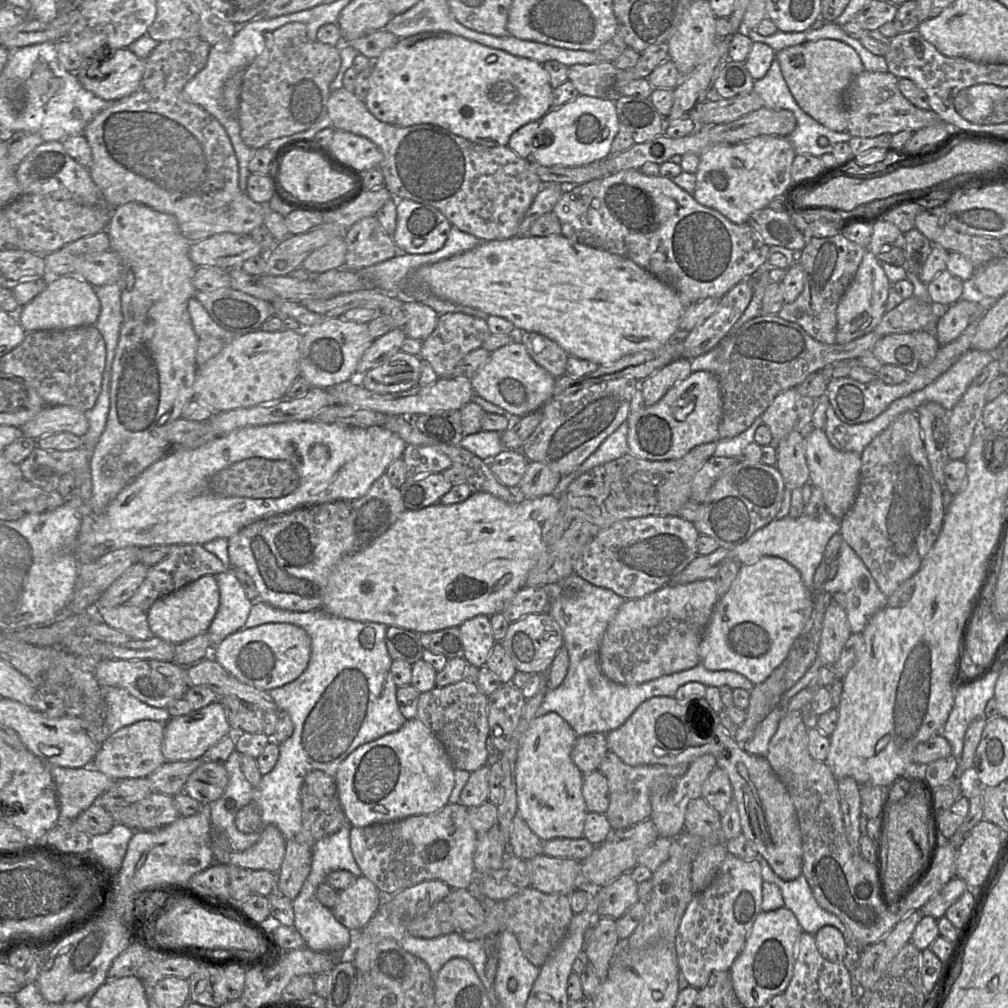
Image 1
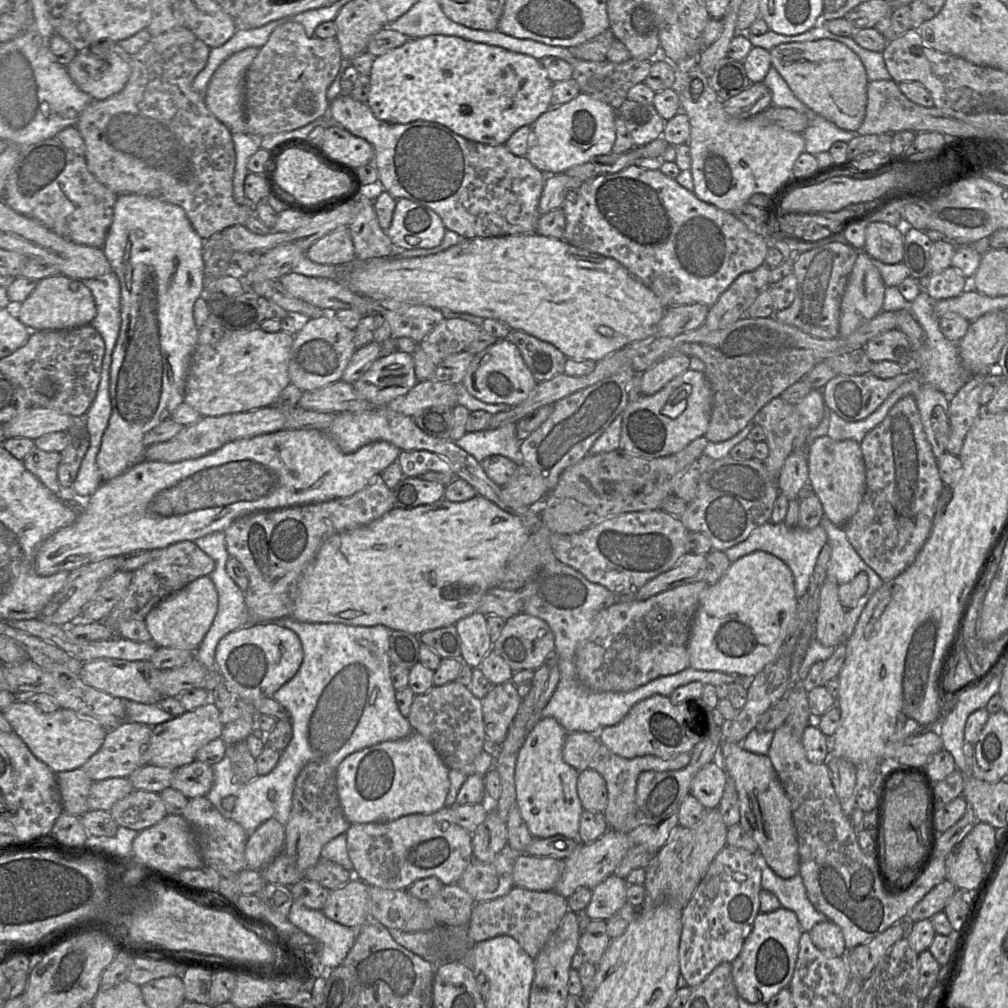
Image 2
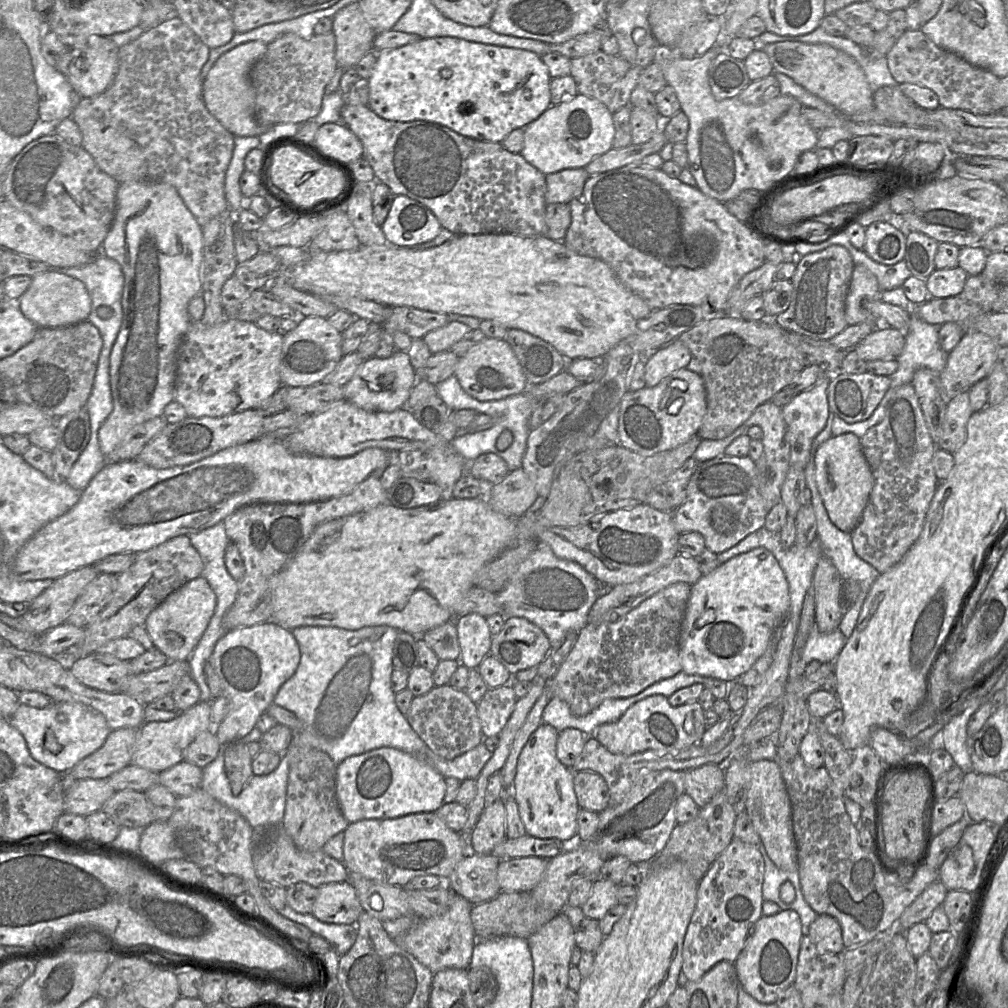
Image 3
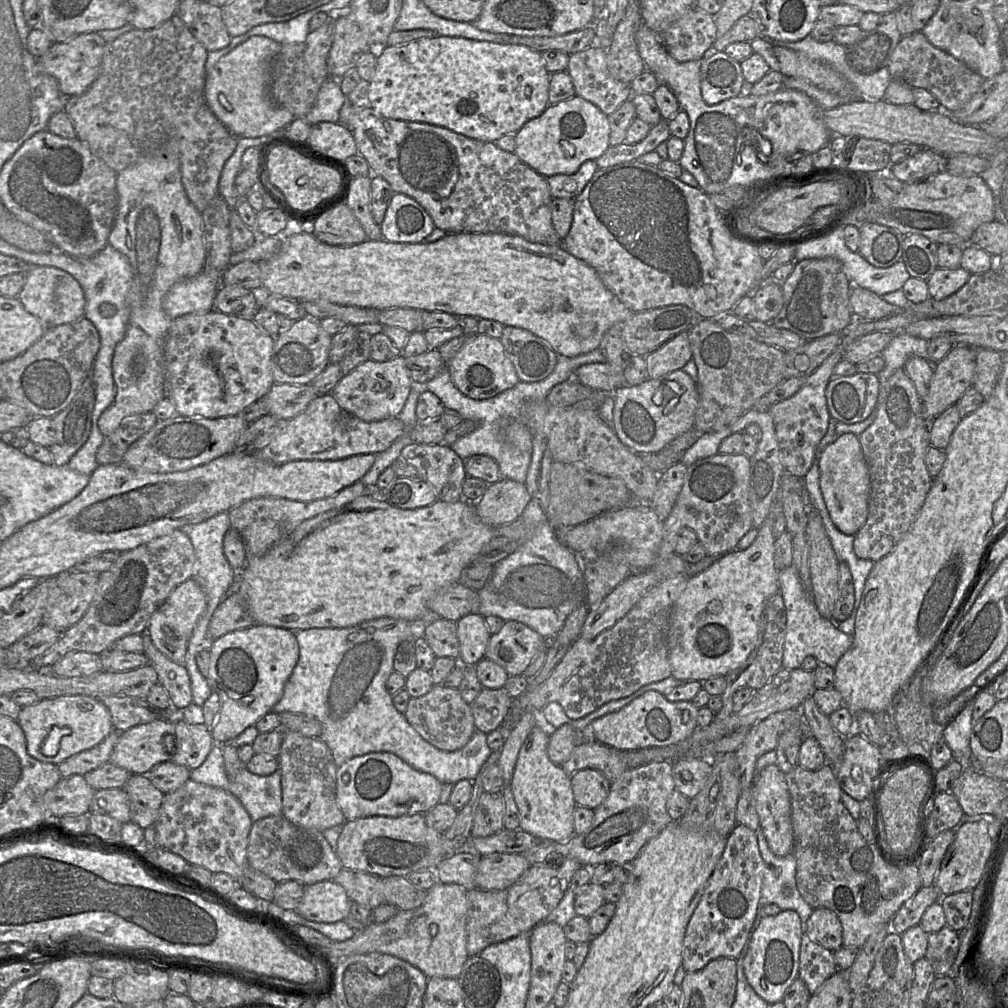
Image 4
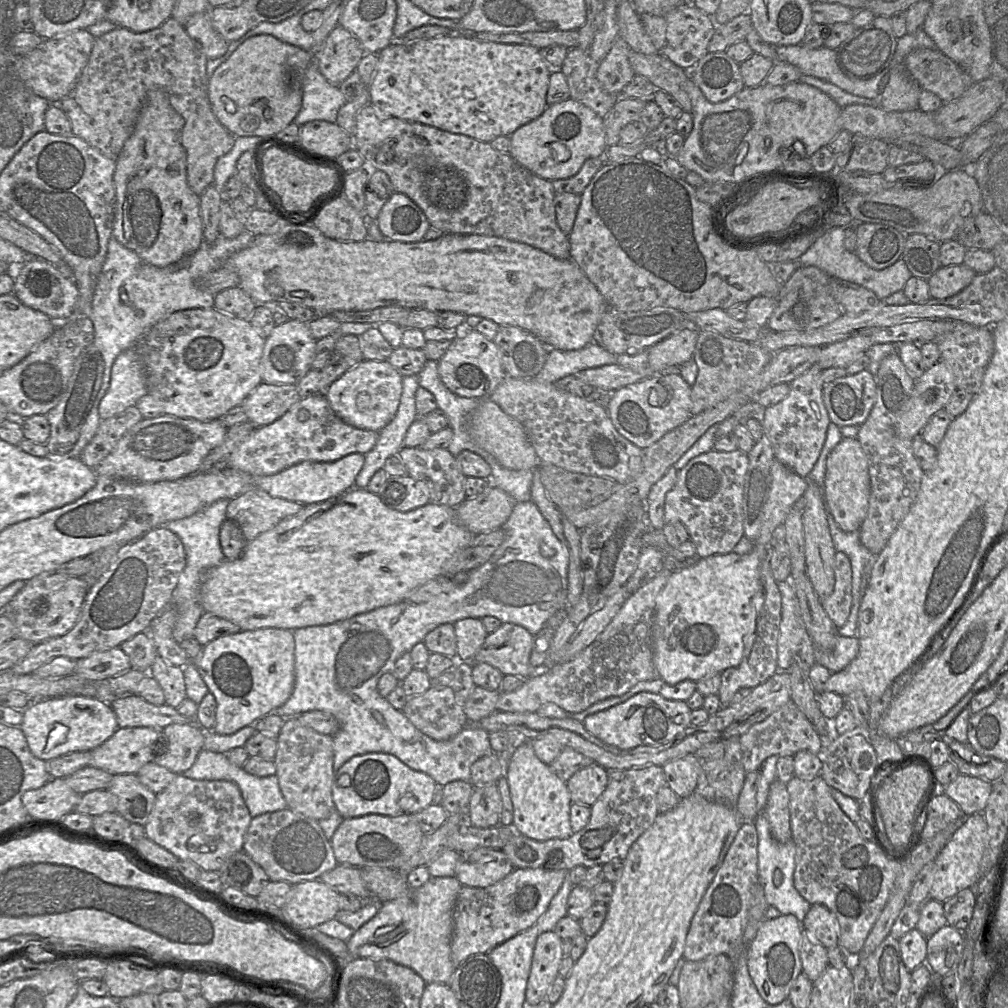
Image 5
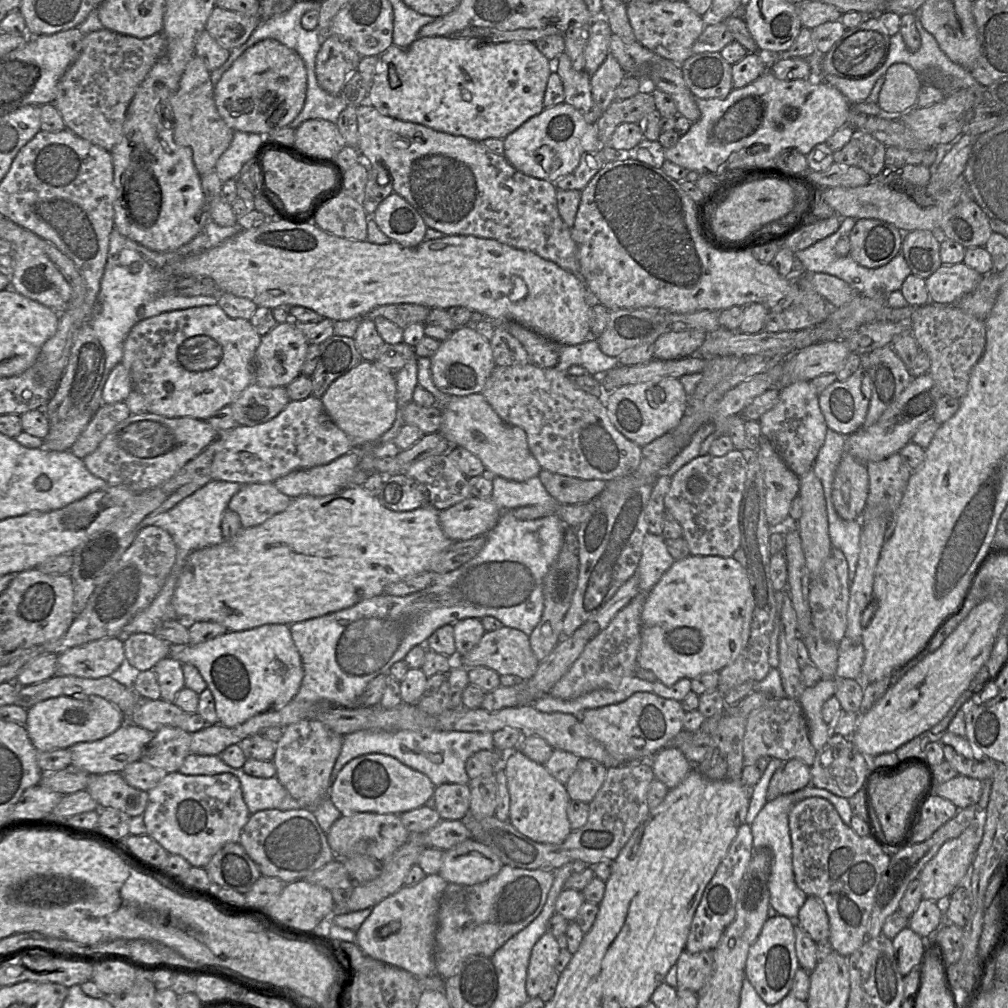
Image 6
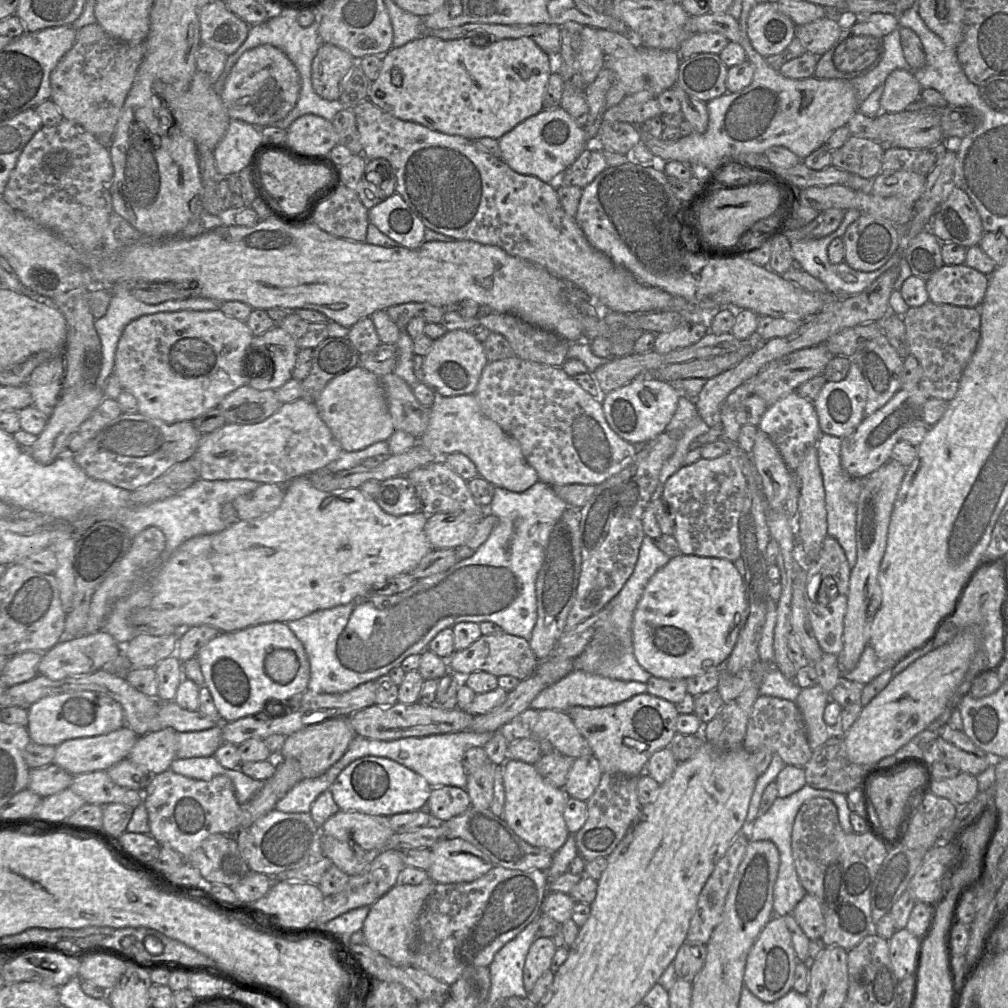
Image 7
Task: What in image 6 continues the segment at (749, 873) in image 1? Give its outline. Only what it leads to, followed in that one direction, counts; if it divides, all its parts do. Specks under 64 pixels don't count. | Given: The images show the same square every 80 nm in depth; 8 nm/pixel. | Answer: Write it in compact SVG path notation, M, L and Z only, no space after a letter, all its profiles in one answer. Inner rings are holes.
M743 823L730 844L726 856L704 889L691 922L685 951L696 954L702 951L713 951L717 946L724 930L735 917L738 890L754 852L751 825Z

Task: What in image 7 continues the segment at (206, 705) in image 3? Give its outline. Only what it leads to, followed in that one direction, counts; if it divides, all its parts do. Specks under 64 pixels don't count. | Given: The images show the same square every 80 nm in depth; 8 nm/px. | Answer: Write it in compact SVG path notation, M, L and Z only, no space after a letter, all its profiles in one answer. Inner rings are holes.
M126 725L101 736L69 739L56 747L53 764L73 776L107 771L127 759L139 736Z

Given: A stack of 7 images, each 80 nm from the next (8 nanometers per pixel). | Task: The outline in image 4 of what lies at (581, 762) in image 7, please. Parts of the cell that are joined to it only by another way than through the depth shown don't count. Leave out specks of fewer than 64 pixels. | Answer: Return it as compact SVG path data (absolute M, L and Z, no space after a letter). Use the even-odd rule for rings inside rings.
M585 768L570 776L574 800L577 805L595 809L608 797L610 783L598 770Z

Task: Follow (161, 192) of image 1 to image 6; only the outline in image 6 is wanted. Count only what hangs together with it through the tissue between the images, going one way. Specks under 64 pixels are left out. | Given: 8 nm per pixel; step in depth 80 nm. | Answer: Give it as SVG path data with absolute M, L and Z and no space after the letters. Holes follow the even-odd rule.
M106 28L86 34L78 58L57 86L54 104L66 128L111 152L122 138L126 113L138 86L166 49L167 40L162 32L146 38L136 38ZM193 56L187 64L178 89L170 94L169 105L174 123L174 141L192 149L193 162L200 176L214 170L217 160L230 146L234 130L217 110L210 72L198 56Z

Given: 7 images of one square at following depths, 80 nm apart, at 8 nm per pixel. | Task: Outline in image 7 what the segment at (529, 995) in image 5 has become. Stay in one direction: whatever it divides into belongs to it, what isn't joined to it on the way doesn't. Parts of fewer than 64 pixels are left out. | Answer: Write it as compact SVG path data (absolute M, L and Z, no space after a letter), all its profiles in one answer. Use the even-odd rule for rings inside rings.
M536 938L526 955L523 967L523 984L525 991L529 993L538 978L549 970L556 946L551 938Z

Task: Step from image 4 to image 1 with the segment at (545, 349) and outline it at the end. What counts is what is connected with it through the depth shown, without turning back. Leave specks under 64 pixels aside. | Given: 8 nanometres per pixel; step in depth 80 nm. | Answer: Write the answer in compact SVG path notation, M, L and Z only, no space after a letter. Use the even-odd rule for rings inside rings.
M516 331L517 340L527 349L531 358L553 377L558 378L566 374L569 354L550 338L527 331Z

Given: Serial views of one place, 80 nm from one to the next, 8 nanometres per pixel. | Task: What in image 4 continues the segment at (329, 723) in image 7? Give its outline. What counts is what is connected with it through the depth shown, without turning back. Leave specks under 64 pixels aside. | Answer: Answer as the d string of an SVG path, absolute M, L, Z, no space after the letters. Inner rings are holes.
M284 730L277 757L281 771L282 815L291 823L323 831L343 825L346 818L336 801L336 773L332 752L319 737L307 737L299 732Z

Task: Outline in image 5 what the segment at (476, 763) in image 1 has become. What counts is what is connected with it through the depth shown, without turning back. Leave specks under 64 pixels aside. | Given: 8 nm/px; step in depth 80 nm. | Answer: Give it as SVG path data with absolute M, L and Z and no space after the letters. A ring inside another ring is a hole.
M431 685L424 693L409 697L402 711L417 729L437 741L453 738L469 724L450 686Z

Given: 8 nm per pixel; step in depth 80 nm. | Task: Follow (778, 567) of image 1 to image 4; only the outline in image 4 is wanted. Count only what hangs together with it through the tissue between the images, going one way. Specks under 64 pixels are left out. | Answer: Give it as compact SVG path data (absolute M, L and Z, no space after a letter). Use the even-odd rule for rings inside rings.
M786 472L782 479L778 500L759 527L752 545L741 551L730 551L702 572L688 576L687 586L673 605L668 634L668 659L671 676L680 681L706 680L713 676L725 676L740 667L759 644L761 617L767 600L780 590L779 571L774 565L775 536L773 526L778 513L782 512L780 498L787 492L802 492L804 479Z

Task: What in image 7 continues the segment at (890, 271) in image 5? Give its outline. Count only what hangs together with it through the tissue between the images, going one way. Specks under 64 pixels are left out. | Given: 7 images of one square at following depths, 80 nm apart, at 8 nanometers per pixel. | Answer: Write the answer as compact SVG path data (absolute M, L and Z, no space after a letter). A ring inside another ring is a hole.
M856 209L846 210L842 222L833 233L818 239L790 241L793 258L801 264L804 271L822 281L826 285L827 289L837 297L848 297L861 293L867 287L869 287L881 274L886 272L892 266L899 267L899 276L894 283L893 289L901 291L904 281L912 275L912 271L906 258L901 256L901 253L898 252L898 249L883 266L869 272L855 270L851 268L845 261L838 264L833 264L830 262L828 258L828 247L830 243L834 239L842 237L848 226L856 221L860 215L861 213Z

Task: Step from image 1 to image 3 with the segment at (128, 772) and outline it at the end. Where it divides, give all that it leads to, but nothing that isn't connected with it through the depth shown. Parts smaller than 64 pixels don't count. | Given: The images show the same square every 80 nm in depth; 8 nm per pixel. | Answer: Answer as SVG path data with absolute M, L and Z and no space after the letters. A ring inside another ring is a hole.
M138 728L112 730L104 744L77 763L68 775L72 780L108 779L131 764Z

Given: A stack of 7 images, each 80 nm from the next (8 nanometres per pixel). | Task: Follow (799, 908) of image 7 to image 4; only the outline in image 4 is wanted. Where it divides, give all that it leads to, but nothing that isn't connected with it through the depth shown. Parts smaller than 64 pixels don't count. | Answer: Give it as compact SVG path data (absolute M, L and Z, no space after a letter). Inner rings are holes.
M824 908L813 910L807 921L805 922L805 934L811 941L824 947L826 950L833 952L835 959L835 952L843 946L842 925L837 915Z

